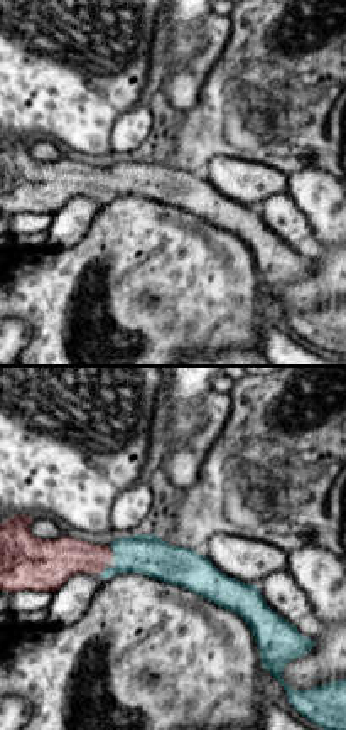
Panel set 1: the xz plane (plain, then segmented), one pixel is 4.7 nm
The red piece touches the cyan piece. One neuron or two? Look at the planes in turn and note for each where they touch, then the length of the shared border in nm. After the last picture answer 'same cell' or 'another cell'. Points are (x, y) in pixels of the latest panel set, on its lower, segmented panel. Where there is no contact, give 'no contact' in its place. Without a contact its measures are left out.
contact (102, 570); length 40 nm

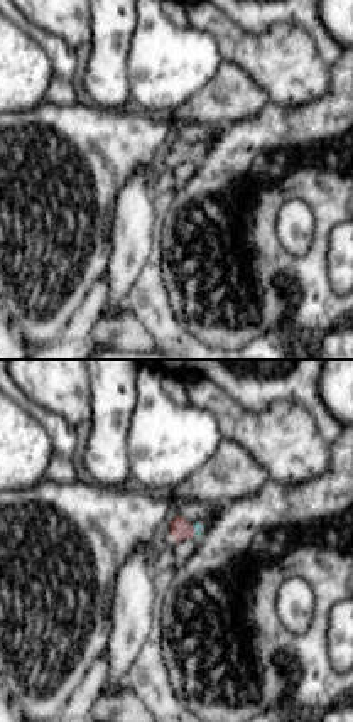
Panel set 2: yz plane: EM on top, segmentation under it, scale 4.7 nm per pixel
contact (193, 530); length 60 nm

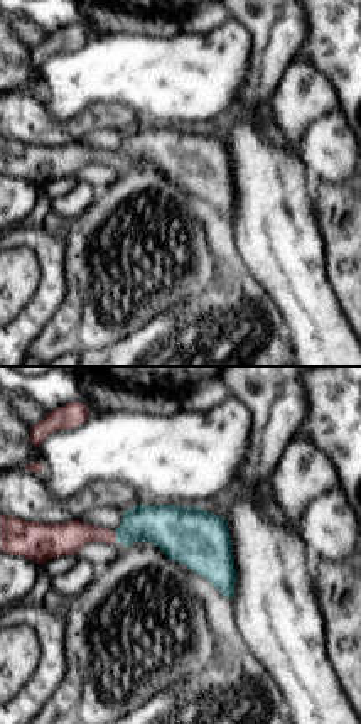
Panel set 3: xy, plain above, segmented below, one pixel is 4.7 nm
contact (115, 537); length 70 nm

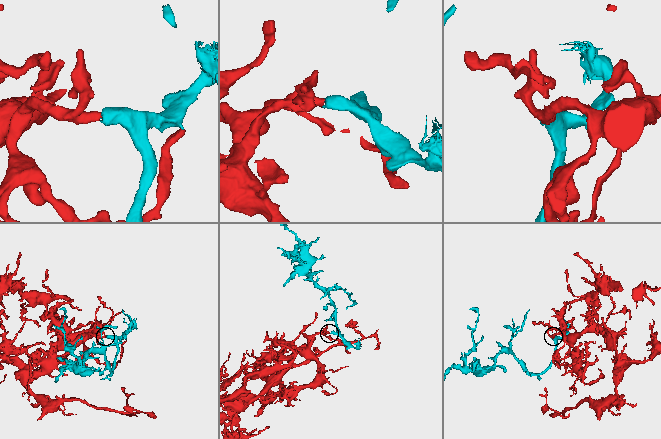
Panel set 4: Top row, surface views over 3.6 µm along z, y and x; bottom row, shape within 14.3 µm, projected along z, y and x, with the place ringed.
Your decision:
same cell

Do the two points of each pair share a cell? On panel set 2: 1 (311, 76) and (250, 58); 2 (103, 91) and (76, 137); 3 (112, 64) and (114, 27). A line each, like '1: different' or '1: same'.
1: same
2: different
3: same

